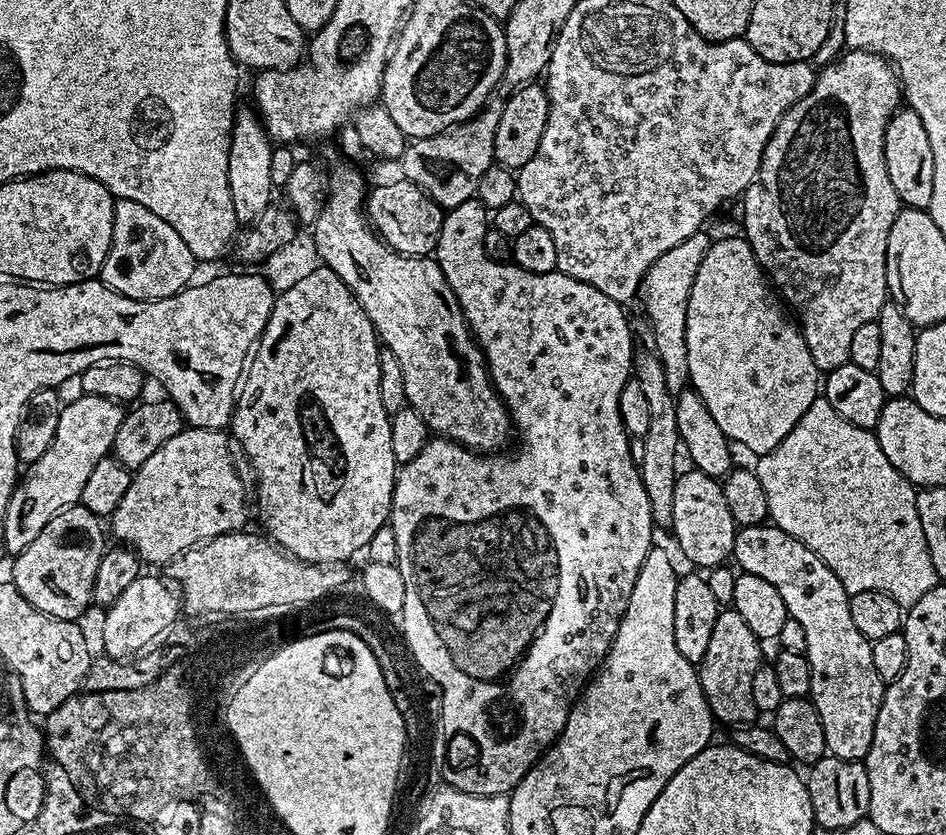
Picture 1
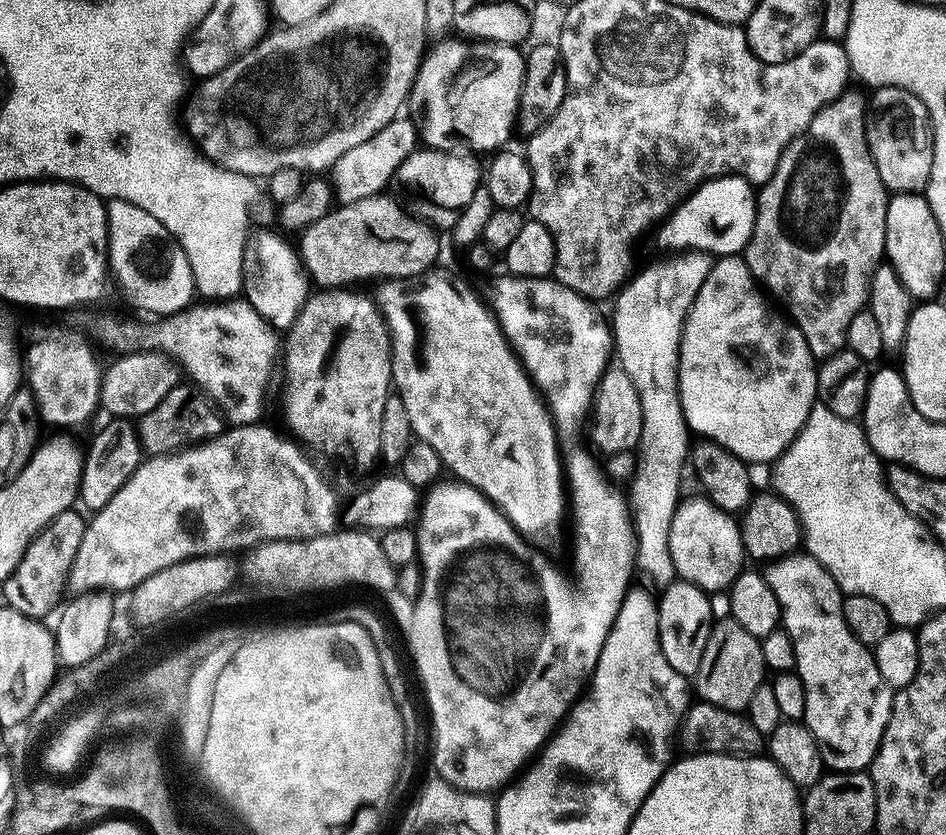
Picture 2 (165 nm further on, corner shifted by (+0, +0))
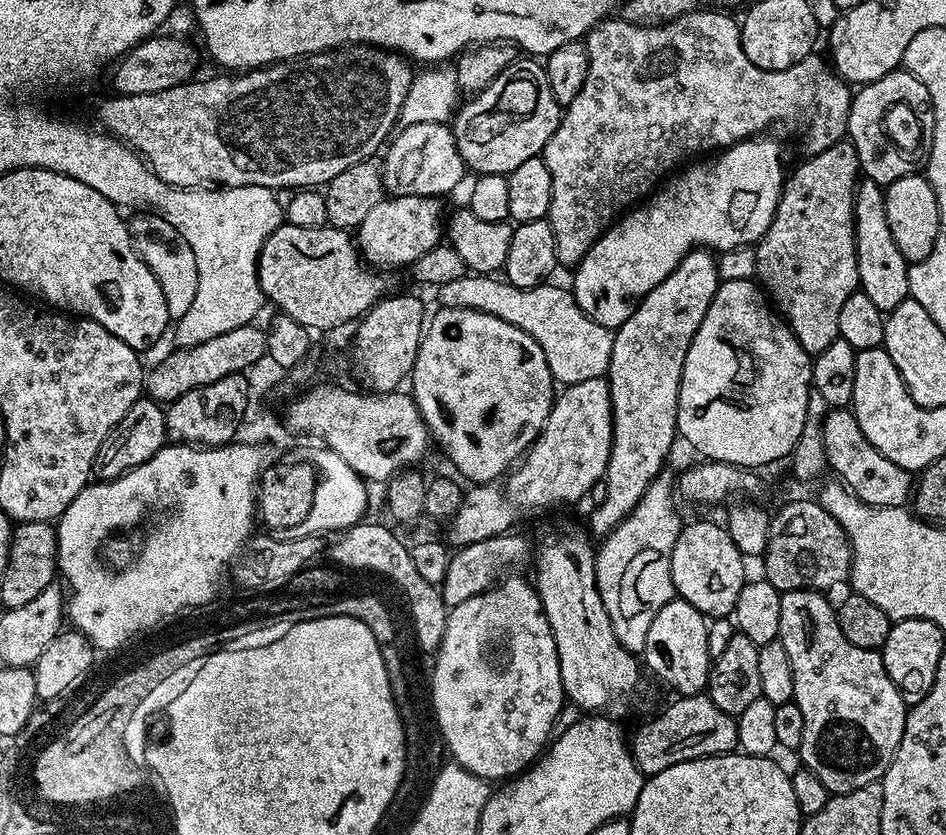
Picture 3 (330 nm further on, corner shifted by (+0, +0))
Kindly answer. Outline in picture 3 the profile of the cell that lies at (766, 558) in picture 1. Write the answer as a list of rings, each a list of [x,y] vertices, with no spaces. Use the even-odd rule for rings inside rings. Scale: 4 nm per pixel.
[[[810,588],[781,592],[782,622],[778,638],[782,646],[786,646],[786,654],[790,654],[794,702],[798,710],[802,710],[802,719],[806,722],[802,746],[798,749],[799,763],[816,775],[828,793],[835,794],[883,781],[898,750],[898,742],[902,742],[908,708],[890,674],[886,674],[883,655],[875,648],[863,648],[854,646],[854,642],[846,642],[842,630],[838,630],[833,601],[828,601],[824,596],[827,595],[823,591]]]

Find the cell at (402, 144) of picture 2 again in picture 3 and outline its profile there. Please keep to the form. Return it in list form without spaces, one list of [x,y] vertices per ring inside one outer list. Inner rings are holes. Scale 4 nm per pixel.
[[[418,122],[417,125],[411,125],[408,128],[401,127],[391,137],[387,148],[383,153],[383,156],[385,156],[384,160],[382,159],[382,171],[384,173],[384,190],[388,196],[435,196],[444,198],[447,192],[454,191],[464,180],[466,165],[456,145],[452,129],[447,123]]]

